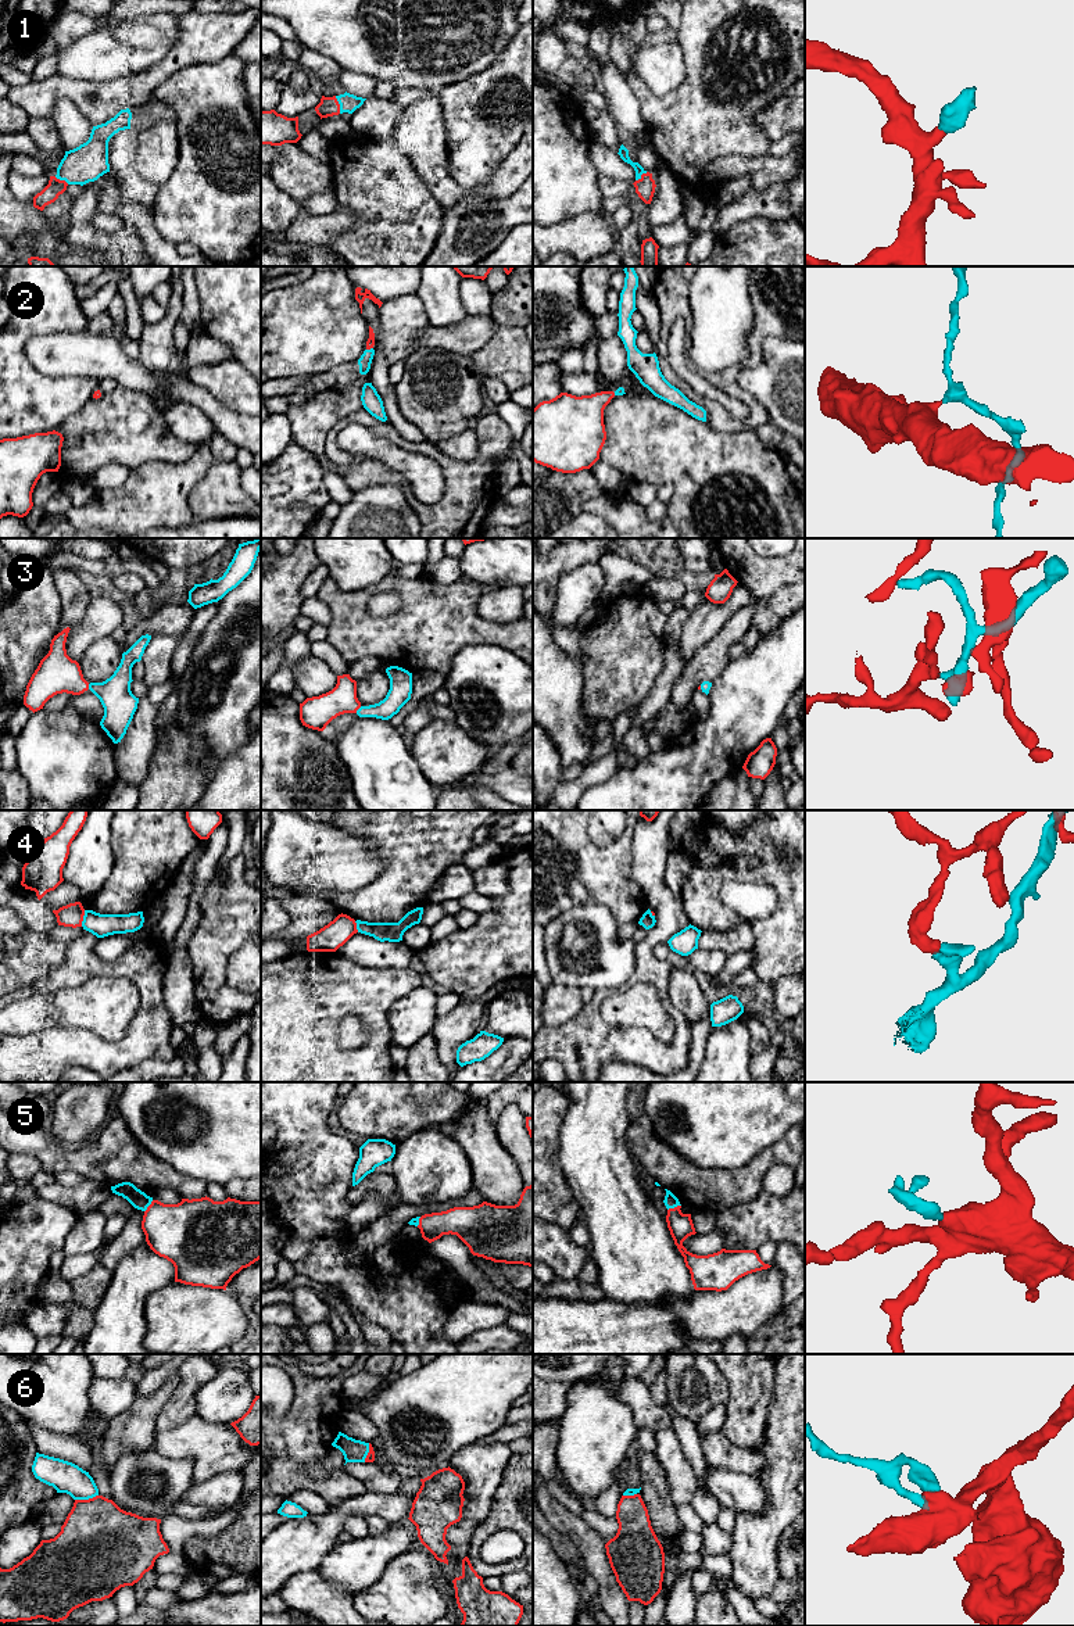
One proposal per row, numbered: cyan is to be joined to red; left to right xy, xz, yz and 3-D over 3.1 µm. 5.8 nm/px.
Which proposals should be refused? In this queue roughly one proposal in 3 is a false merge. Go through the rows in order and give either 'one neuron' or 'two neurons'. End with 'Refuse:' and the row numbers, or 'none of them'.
1: one neuron
2: one neuron
3: one neuron
4: two neurons
5: one neuron
6: two neurons
Refuse: 4, 6

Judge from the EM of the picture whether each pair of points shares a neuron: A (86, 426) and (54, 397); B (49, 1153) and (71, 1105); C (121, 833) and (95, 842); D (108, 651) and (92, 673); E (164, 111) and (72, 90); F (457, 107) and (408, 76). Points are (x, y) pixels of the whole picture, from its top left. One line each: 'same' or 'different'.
A: different
B: different
C: different
D: same
E: different
F: different

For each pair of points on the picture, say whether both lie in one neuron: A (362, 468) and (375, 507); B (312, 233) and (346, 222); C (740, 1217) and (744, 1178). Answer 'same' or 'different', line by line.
A: different
B: same
C: different

